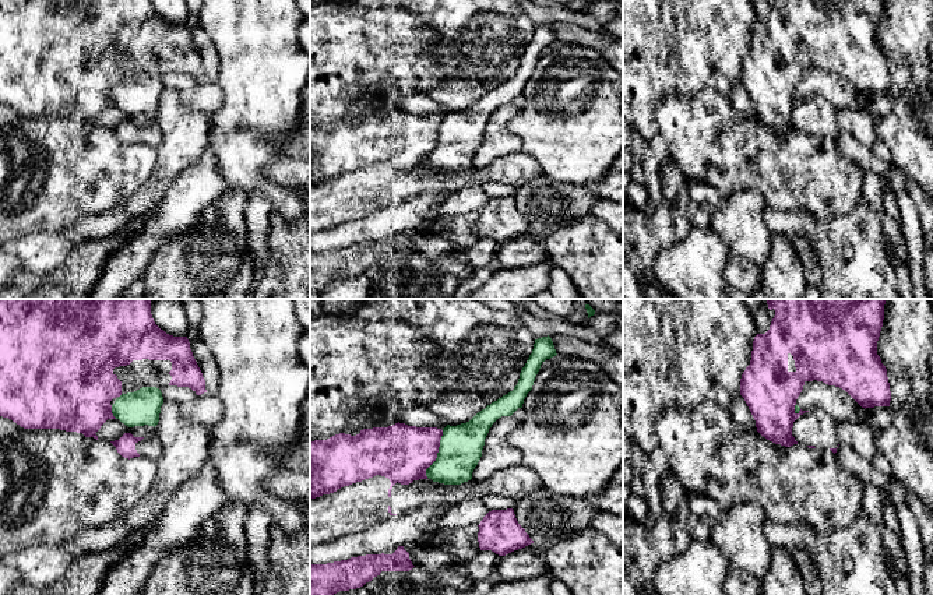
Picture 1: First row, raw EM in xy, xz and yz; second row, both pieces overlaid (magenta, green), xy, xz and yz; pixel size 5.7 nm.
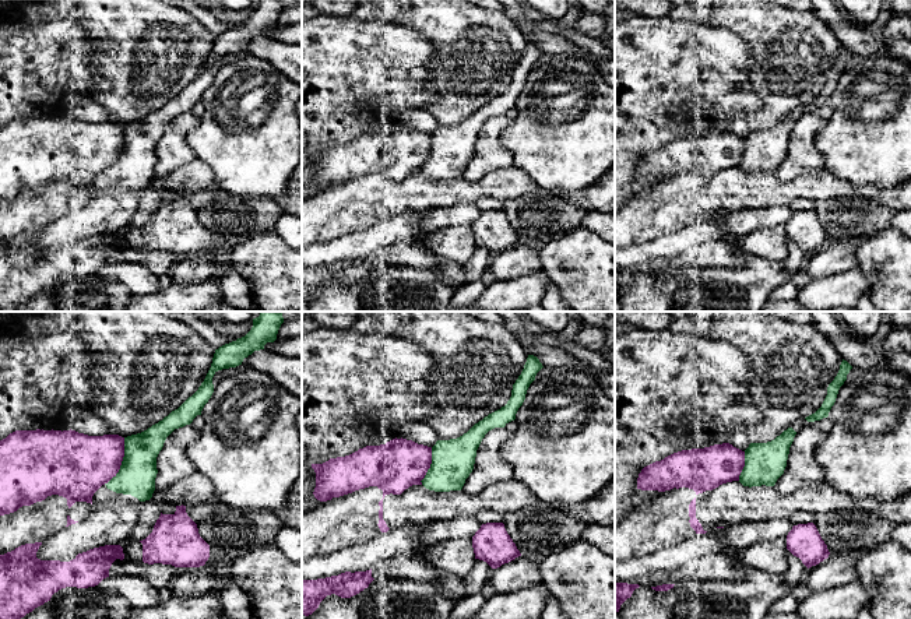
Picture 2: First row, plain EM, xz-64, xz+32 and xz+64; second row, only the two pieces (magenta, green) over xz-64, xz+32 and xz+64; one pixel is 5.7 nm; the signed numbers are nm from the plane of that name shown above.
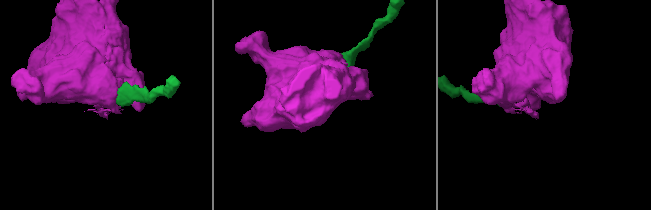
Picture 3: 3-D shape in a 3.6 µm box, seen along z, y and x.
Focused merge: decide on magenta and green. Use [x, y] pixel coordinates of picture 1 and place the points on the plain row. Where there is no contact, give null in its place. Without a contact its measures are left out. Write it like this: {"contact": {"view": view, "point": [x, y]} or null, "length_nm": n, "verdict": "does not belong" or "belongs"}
{"contact": {"view": "xz", "point": [436, 141]}, "length_nm": 280, "verdict": "does not belong"}

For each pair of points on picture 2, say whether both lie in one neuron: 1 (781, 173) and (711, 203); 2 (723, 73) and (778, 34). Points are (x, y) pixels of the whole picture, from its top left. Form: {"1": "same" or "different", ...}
{"1": "different", "2": "different"}

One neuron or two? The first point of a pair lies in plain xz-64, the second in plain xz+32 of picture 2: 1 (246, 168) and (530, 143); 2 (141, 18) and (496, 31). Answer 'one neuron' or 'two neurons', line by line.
1: one neuron
2: one neuron

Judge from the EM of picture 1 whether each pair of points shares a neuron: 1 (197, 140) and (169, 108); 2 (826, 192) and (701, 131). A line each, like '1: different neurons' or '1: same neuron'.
1: same neuron
2: same neuron

